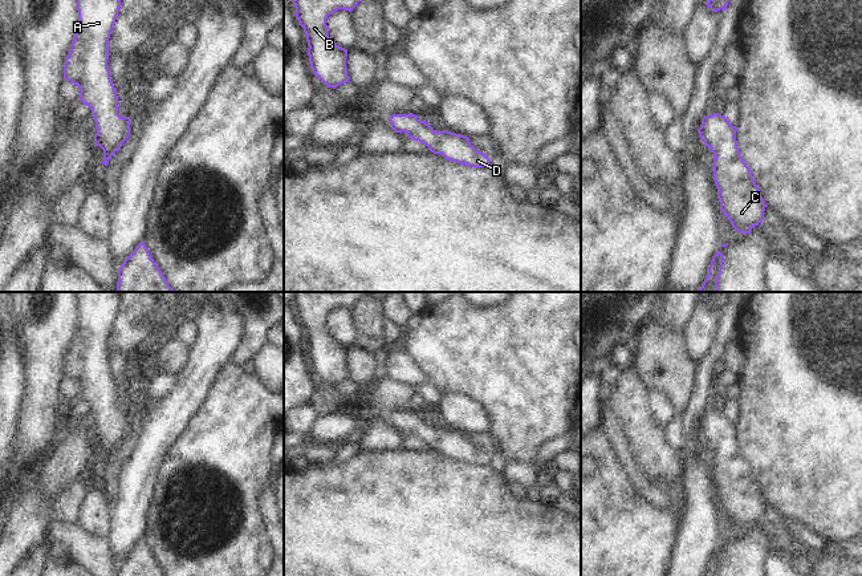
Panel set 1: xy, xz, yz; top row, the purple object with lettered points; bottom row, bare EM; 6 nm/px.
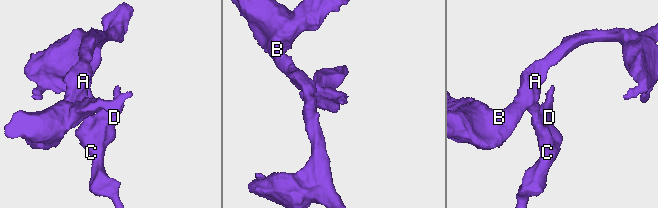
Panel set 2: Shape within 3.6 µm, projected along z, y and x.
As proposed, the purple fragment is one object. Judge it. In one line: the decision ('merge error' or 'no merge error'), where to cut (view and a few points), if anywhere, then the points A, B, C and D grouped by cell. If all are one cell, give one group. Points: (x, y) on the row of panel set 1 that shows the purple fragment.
no merge error; no cut; A B C D

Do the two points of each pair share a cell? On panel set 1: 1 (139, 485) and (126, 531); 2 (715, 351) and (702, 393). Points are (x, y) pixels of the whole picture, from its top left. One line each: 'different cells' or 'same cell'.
1: same cell
2: same cell

